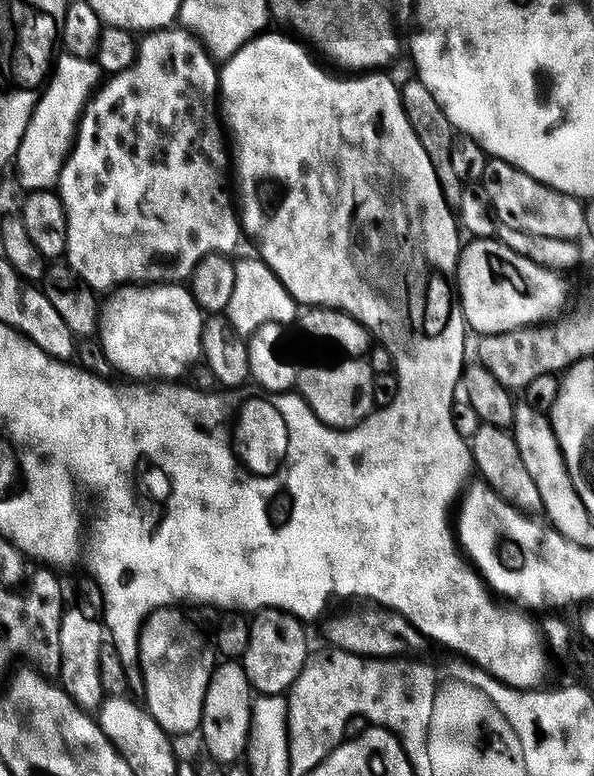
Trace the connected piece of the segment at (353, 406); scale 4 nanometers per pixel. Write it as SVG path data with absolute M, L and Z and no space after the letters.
M344 358L340 362L341 364L336 364L333 368L301 367L296 378L295 391L321 424L335 430L347 430L357 428L374 411L372 372L363 359Z

